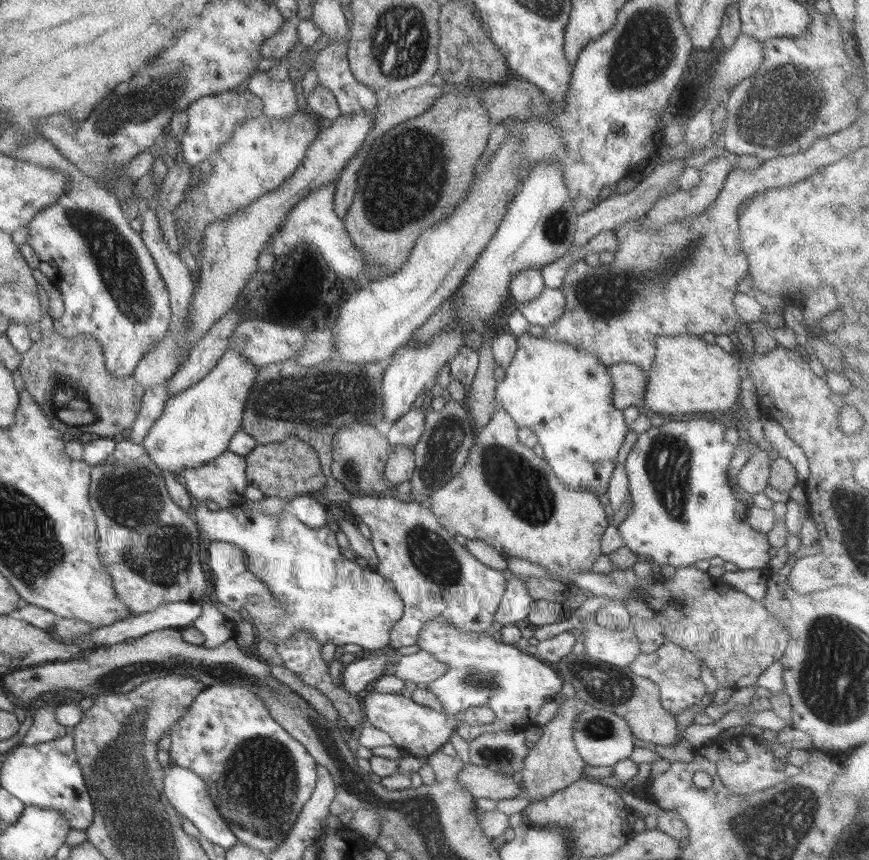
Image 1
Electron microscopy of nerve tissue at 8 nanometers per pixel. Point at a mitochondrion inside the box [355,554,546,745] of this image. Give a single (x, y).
(476, 677)

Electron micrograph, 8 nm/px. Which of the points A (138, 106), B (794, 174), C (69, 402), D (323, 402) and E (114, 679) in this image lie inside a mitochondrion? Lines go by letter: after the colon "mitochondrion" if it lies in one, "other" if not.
A: mitochondrion
B: other
C: mitochondrion
D: mitochondrion
E: mitochondrion

